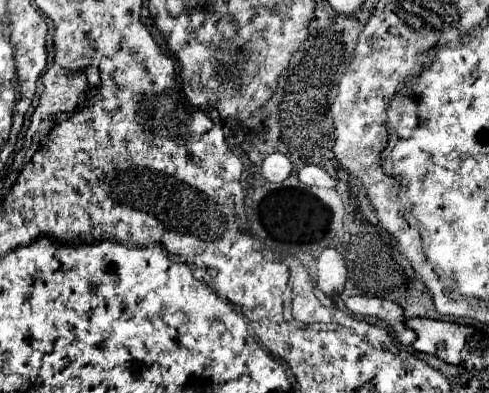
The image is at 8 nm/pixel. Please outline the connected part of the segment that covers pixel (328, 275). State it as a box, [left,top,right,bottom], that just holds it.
[315,249,347,293]

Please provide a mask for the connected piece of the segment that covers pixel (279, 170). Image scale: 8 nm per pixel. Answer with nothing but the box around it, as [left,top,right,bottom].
[261,153,295,181]

